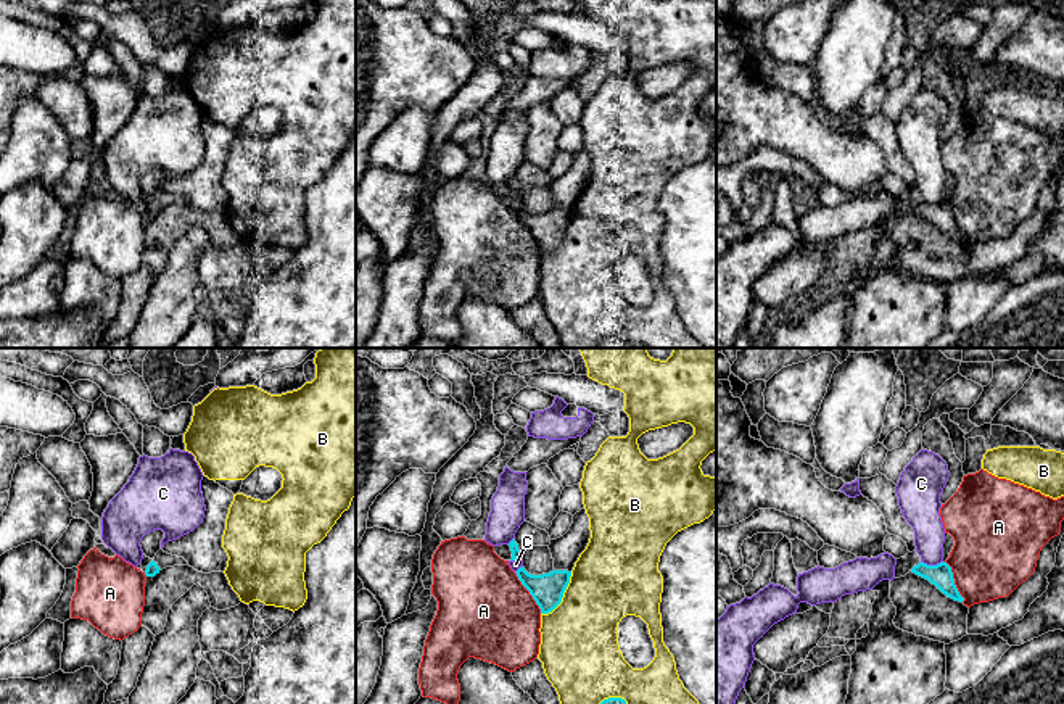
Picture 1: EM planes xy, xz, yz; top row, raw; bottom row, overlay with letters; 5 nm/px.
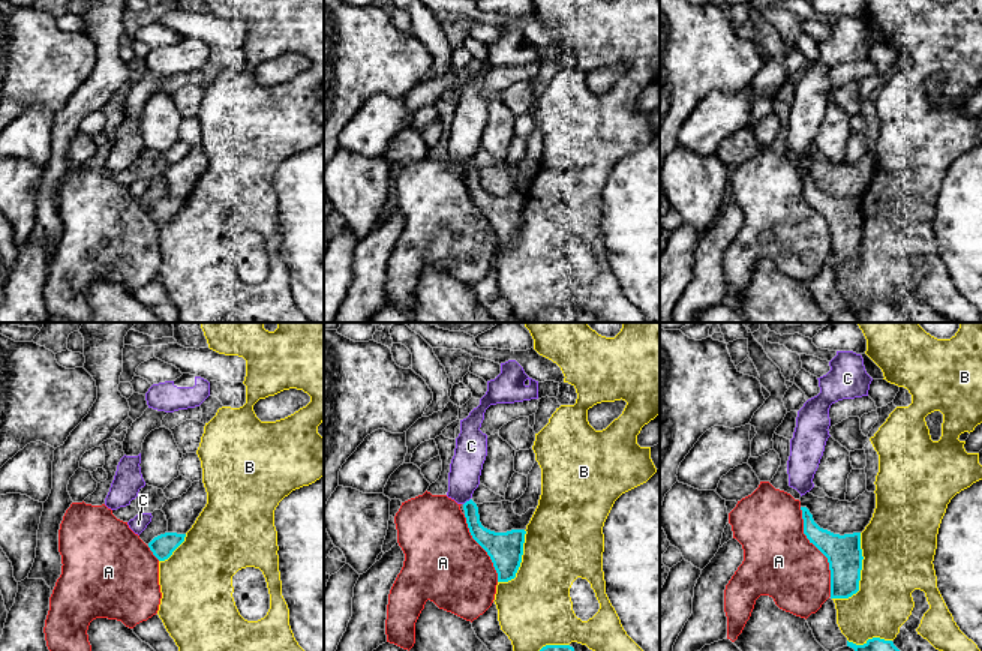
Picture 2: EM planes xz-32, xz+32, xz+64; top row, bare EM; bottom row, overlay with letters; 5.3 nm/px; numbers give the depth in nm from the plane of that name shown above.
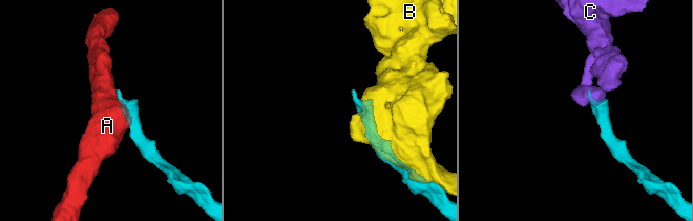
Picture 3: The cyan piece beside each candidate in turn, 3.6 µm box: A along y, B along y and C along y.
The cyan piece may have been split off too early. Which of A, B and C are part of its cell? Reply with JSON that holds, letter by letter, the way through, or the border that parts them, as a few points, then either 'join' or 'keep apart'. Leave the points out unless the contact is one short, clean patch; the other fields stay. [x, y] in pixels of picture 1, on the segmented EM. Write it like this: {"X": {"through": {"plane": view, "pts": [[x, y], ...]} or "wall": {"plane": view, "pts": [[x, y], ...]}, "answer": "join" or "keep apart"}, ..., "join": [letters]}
{"A": {"answer": "keep apart"}, "B": {"answer": "keep apart"}, "C": {"wall": {"plane": "yz", "pts": [[921, 561], [927, 564], [942, 563]]}, "answer": "keep apart"}, "join": []}

